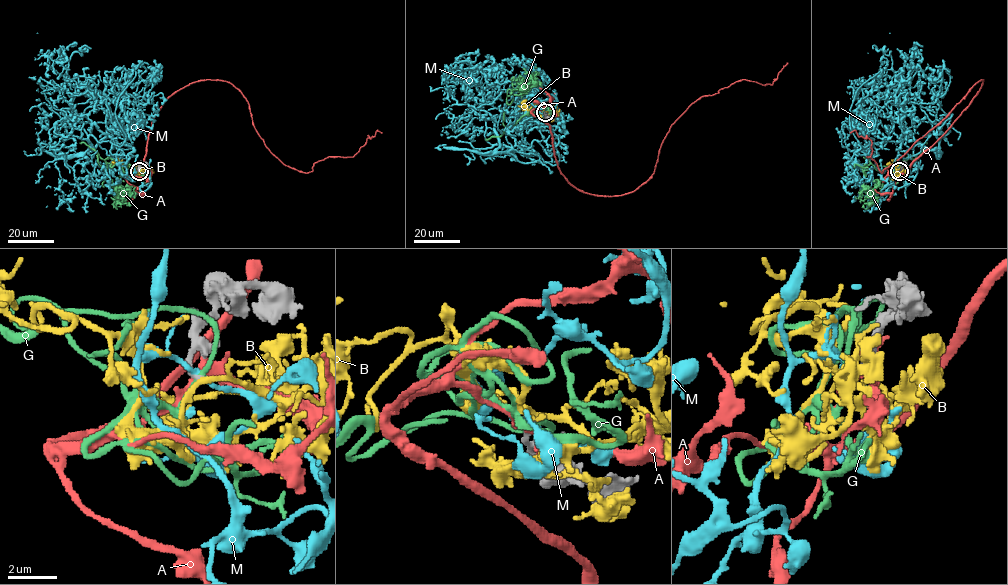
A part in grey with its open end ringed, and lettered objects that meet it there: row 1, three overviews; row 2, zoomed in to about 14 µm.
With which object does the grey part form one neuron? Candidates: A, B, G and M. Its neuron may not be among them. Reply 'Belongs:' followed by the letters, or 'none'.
Belongs: B

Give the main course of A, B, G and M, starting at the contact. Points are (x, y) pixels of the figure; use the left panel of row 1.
A: (138, 170), (125, 177), (159, 109), (210, 79), (241, 92), (296, 170), (382, 133)
B: (139, 170), (137, 178), (132, 175), (132, 166), (111, 163)
G: (139, 170), (97, 155), (107, 174), (102, 185), (120, 190), (115, 188), (116, 196), (124, 202)
M: (138, 170), (109, 141), (112, 185), (50, 148), (62, 108), (96, 112)

